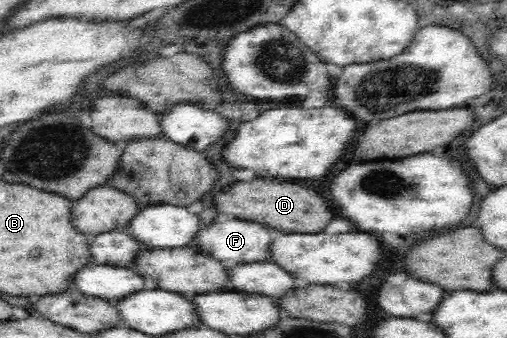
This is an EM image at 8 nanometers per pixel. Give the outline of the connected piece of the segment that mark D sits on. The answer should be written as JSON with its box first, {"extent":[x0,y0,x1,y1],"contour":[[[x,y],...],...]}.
{"extent":[211,179,333,233],"contour":[[[251,179],[237,181],[229,187],[223,187],[213,199],[211,205],[218,217],[235,217],[241,221],[255,221],[275,231],[285,233],[317,233],[321,232],[326,223],[333,217],[325,199],[309,189],[289,183],[277,183],[267,179]]]}

